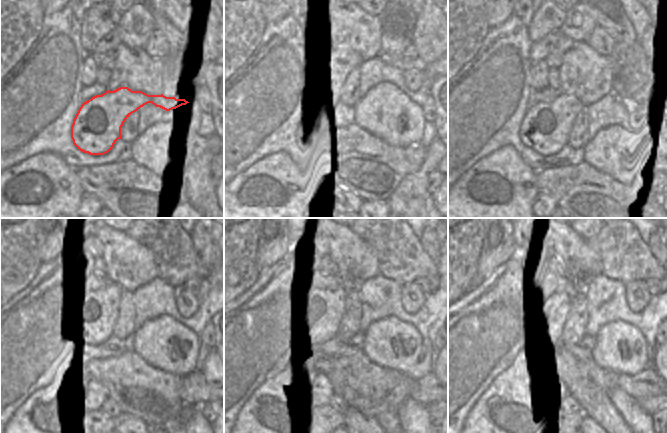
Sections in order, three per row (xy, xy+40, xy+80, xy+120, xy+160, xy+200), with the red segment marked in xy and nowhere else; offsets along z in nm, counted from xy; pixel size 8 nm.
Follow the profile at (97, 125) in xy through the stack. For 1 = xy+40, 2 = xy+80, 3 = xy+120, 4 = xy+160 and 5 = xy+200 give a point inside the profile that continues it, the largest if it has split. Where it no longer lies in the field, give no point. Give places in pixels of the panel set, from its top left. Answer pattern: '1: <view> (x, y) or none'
1: xy+40 (320, 130)
2: xy+80 (545, 128)
3: xy+120 (104, 321)
4: xy+160 (329, 321)
5: xy+200 (559, 311)

